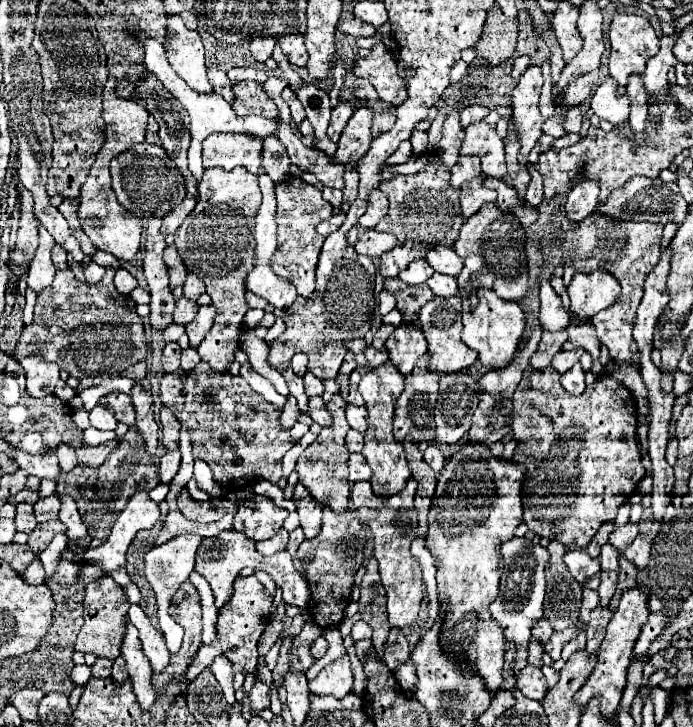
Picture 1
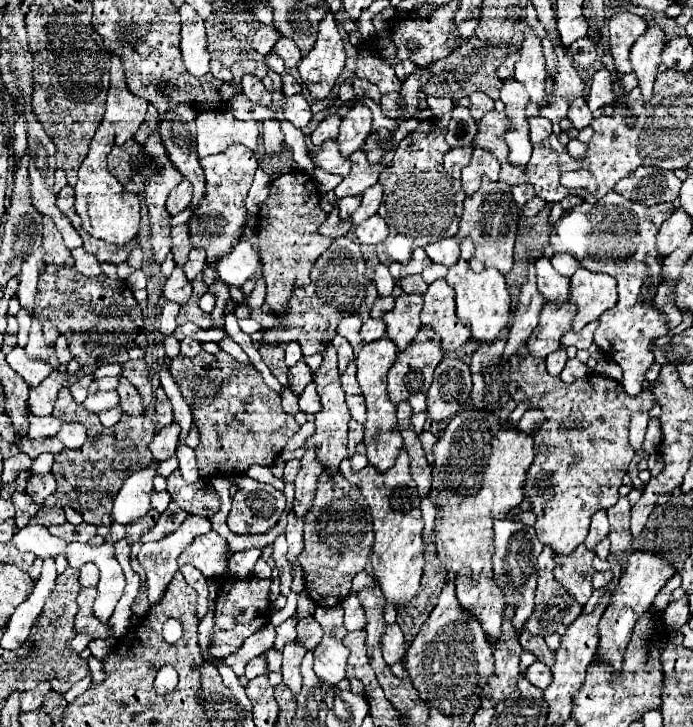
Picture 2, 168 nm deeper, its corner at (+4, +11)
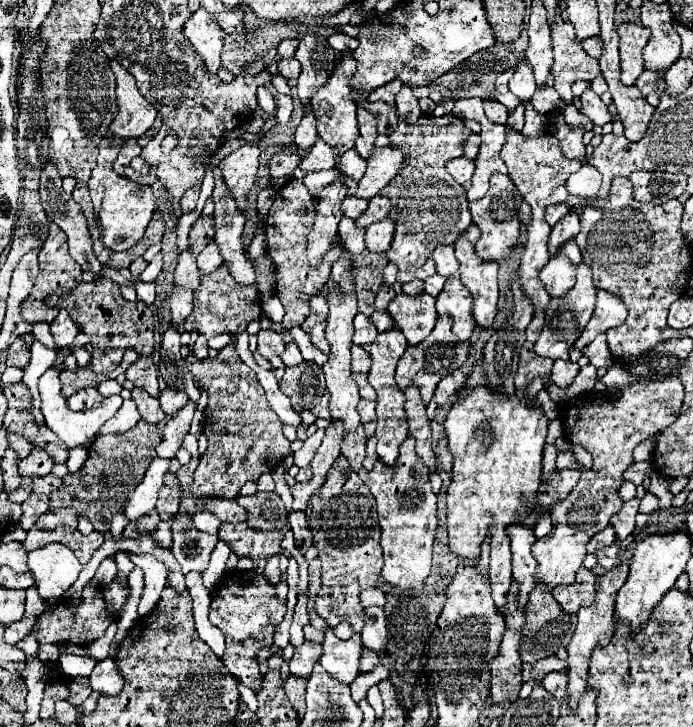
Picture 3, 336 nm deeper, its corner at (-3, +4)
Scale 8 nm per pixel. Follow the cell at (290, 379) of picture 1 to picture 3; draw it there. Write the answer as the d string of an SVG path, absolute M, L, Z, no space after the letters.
M267 329L267 331L259 331L259 347L257 347L257 351L271 363L271 371L275 373L275 377L281 381L283 379L283 371L285 371L285 365L283 365L283 361L281 361L281 353L283 353L283 349L285 349L285 339L277 333L277 331L271 331L271 329Z

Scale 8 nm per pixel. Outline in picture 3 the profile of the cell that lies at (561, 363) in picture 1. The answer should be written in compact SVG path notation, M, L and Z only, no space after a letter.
M555 361L553 371L551 371L551 379L555 385L559 387L567 387L573 383L575 375L579 373L579 365L573 361Z

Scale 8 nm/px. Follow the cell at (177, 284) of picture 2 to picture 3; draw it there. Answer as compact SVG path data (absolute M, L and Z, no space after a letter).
M189 251L179 255L179 263L175 267L175 285L187 291L195 291L199 287L199 269Z

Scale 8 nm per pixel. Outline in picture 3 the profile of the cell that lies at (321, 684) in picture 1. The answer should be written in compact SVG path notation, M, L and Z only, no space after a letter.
M327 627L325 641L323 641L323 655L319 663L333 679L349 685L359 675L361 649L363 645L359 633L353 633L351 639L343 641L333 633L331 627Z

